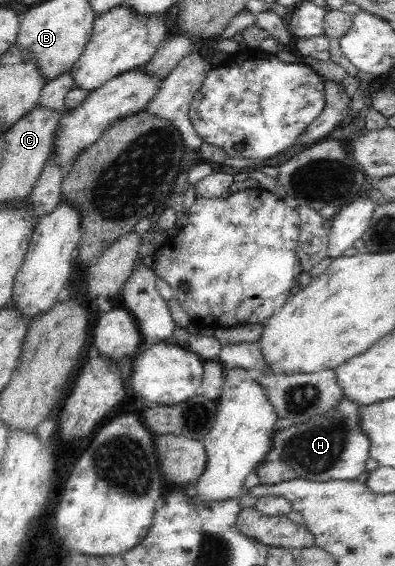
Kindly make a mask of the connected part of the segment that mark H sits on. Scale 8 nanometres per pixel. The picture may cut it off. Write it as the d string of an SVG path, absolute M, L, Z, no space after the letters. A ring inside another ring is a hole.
M344 398L335 409L318 414L310 422L293 425L277 431L271 450L264 461L281 459L286 462L299 478L311 482L329 480L353 480L365 471L365 462L370 449L369 439L363 434L359 414L359 404Z

